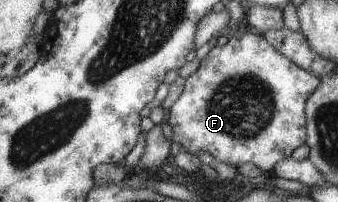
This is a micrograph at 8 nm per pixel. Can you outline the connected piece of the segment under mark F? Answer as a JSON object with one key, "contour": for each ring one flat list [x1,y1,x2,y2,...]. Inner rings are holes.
{"contour":[[241,30,232,36,225,45,216,45,211,49,208,55,200,62,197,71,186,79,184,90,179,96,179,99,166,112,167,121,174,126,174,140,178,140,178,142,180,142,186,150,190,150,192,154,196,154,196,152,200,152,200,150,208,150,208,152,212,152,216,158,220,158,220,160,224,160,224,162,232,162,232,164,236,166,252,162,261,172,274,170,280,160,290,158,296,148,307,144,307,116,304,114,304,108,306,108,310,96,312,96,318,86,320,86,320,82,322,82,322,80,318,75,300,68,300,66,294,64,285,54,280,54,278,49,274,48,274,46,266,40,264,34,257,36,256,34,252,34,252,32]]}

